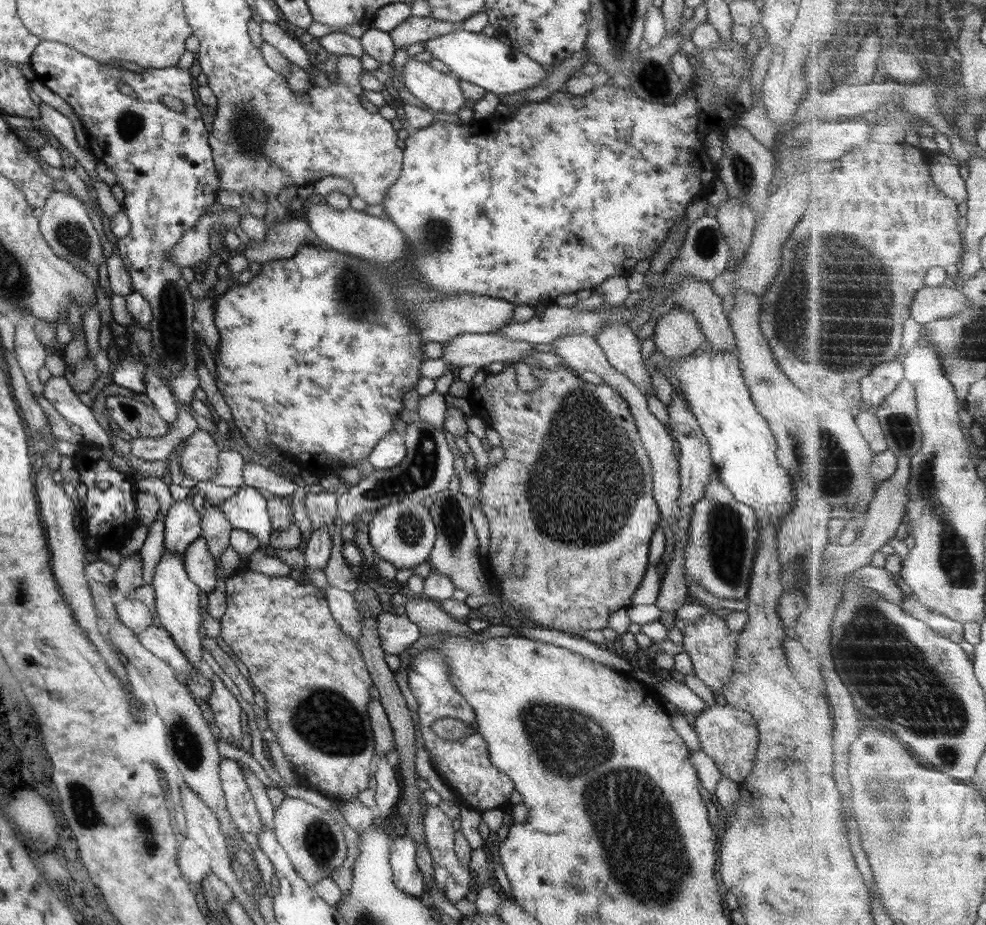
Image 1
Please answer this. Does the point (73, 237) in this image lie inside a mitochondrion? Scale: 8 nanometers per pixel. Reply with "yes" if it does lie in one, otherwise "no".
yes

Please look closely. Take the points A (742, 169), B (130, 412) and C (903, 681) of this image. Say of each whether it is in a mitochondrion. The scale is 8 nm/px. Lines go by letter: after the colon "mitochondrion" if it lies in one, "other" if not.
A: mitochondrion
B: other
C: mitochondrion

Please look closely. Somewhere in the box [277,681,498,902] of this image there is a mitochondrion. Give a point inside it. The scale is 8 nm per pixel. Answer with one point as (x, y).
(328, 721)

